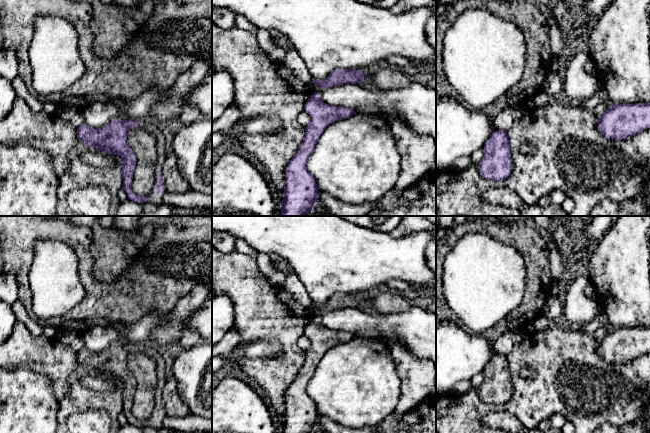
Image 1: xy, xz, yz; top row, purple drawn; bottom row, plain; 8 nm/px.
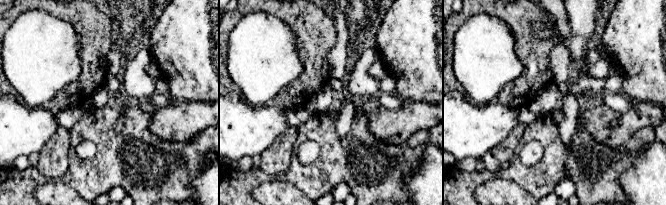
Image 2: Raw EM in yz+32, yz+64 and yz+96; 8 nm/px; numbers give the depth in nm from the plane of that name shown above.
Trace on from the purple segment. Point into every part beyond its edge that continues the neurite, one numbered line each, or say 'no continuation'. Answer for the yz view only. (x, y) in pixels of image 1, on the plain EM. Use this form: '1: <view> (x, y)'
no continuation

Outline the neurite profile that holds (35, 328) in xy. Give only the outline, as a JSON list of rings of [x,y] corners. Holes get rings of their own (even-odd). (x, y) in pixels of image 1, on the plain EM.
[[[19,300],[12,305],[12,311],[15,314],[16,320],[22,322],[32,335],[43,335],[43,327],[28,315],[25,307]]]

